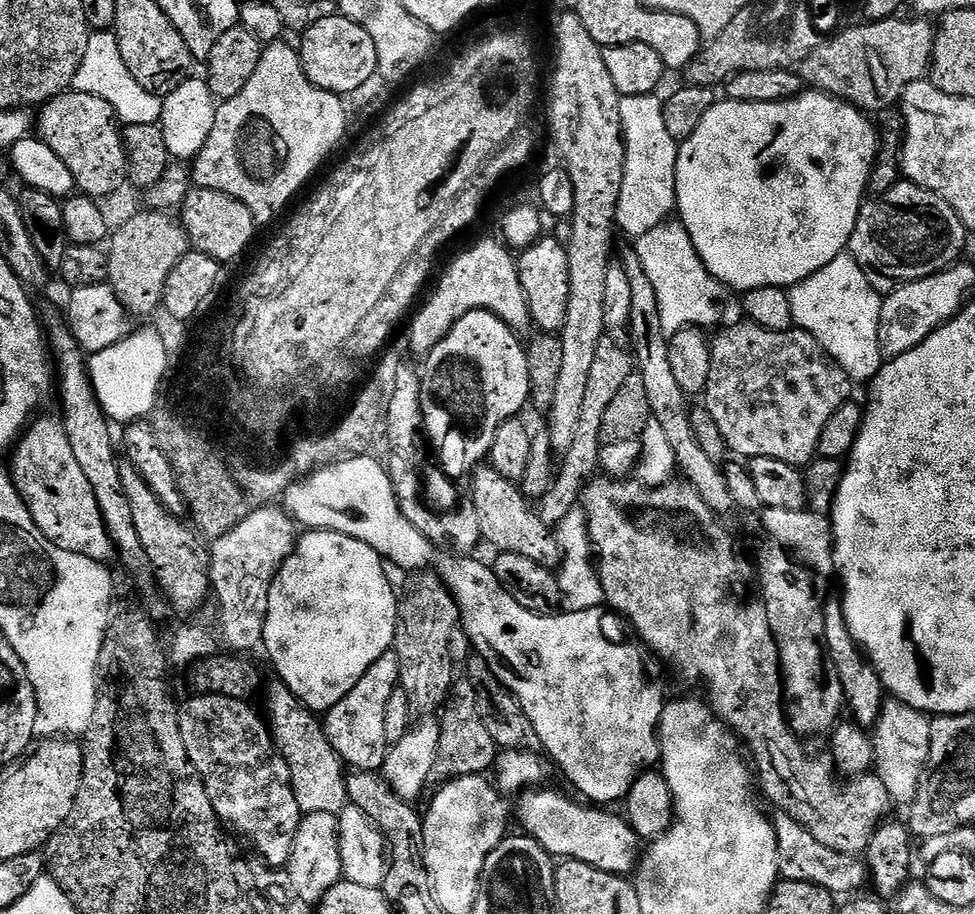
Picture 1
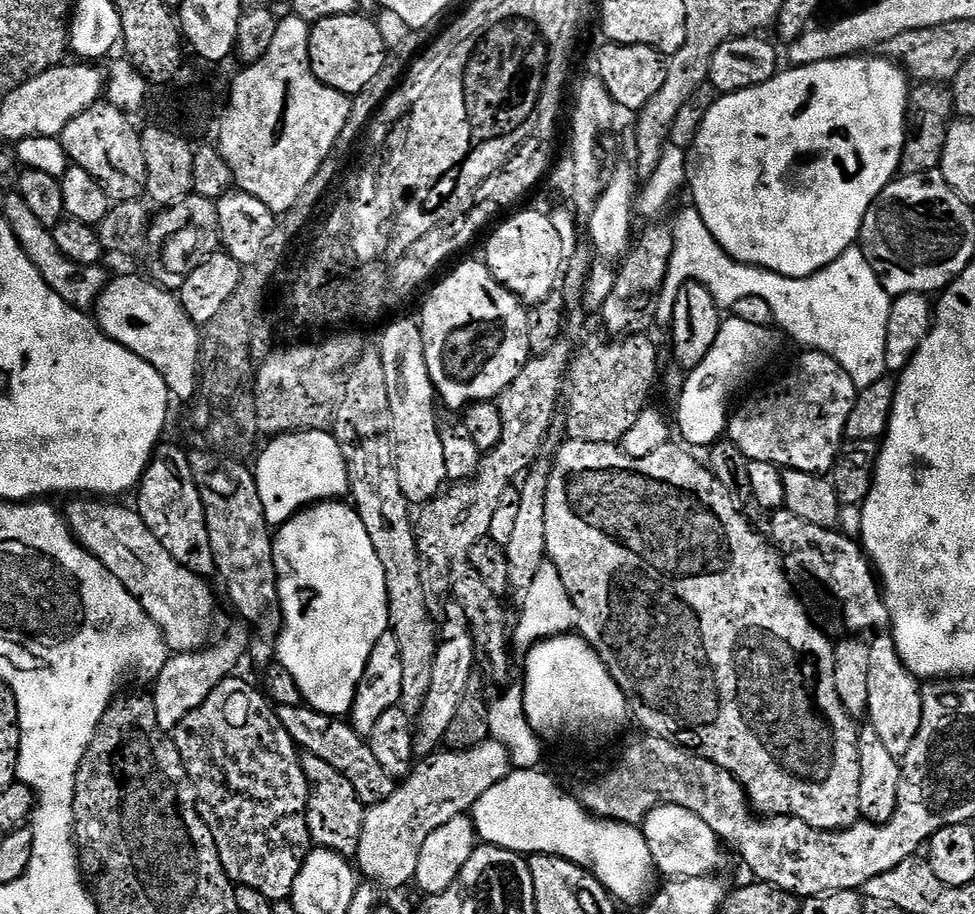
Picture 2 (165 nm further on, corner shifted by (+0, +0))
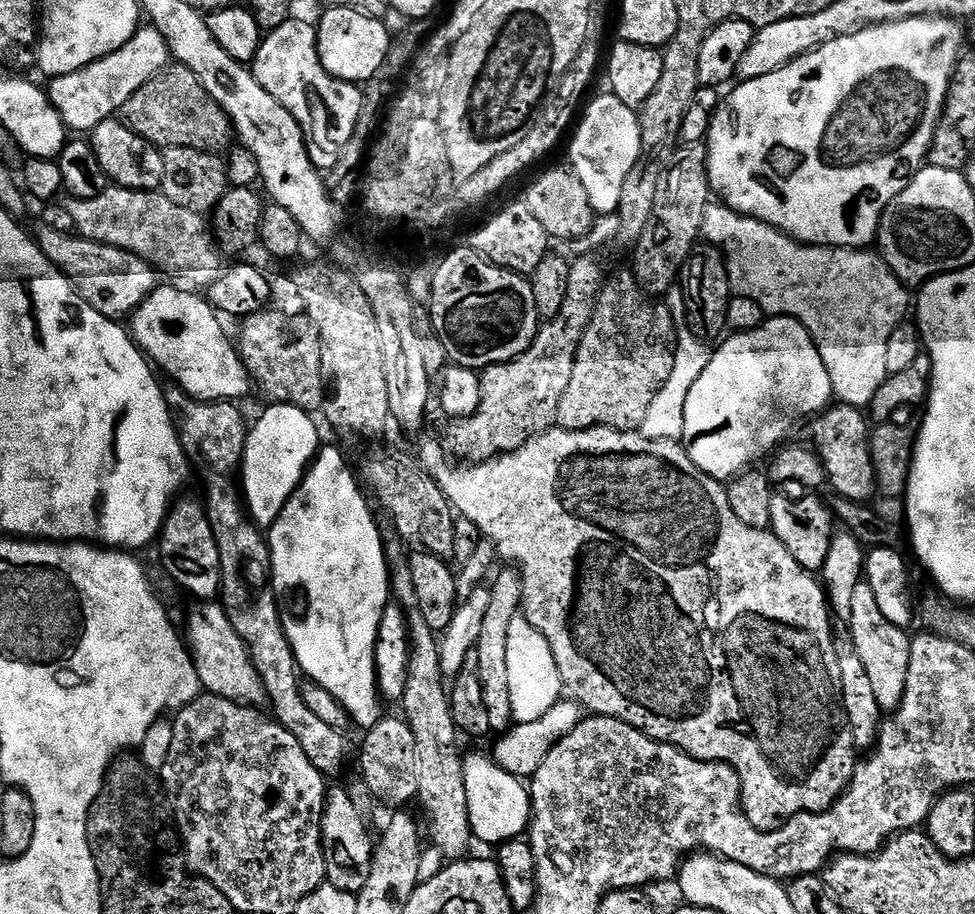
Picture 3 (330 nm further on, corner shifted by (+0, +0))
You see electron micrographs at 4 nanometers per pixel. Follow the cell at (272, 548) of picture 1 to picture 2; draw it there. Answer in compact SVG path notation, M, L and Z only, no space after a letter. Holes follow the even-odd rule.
M239 627L230 629L224 640L217 639L211 646L202 648L199 652L169 655L166 666L162 666L162 670L156 675L156 692L151 693L154 710L158 716L158 726L162 726L164 732L171 733L190 710L202 706L202 702L210 698L210 690L229 679L235 673L232 671L239 666L240 659L248 656L250 633L247 627Z

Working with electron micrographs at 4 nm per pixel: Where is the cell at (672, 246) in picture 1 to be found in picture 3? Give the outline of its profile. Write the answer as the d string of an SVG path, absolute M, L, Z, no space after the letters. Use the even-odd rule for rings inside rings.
M723 202L708 203L700 235L711 247L719 248L724 256L733 293L758 302L769 317L793 316L802 322L811 334L818 354L822 354L822 362L826 362L833 397L841 404L867 409L874 394L878 394L878 386L882 386L889 375L886 370L886 345L890 343L890 334L894 334L898 325L905 323L907 316L904 315L910 312L909 289L888 269L883 259L875 255L872 257L868 250L799 243L769 224L763 224L752 216L743 216Z

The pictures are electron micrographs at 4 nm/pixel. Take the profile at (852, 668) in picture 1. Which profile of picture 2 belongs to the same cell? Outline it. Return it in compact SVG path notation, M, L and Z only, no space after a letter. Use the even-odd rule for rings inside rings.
M787 510L773 511L771 516L771 543L778 546L779 551L789 561L792 559L806 575L813 576L836 599L840 616L844 619L845 626L852 631L849 633L872 634L889 627L888 608L884 604L878 577L864 555L863 547L853 537L852 541L850 537L843 536L840 530L814 526Z

